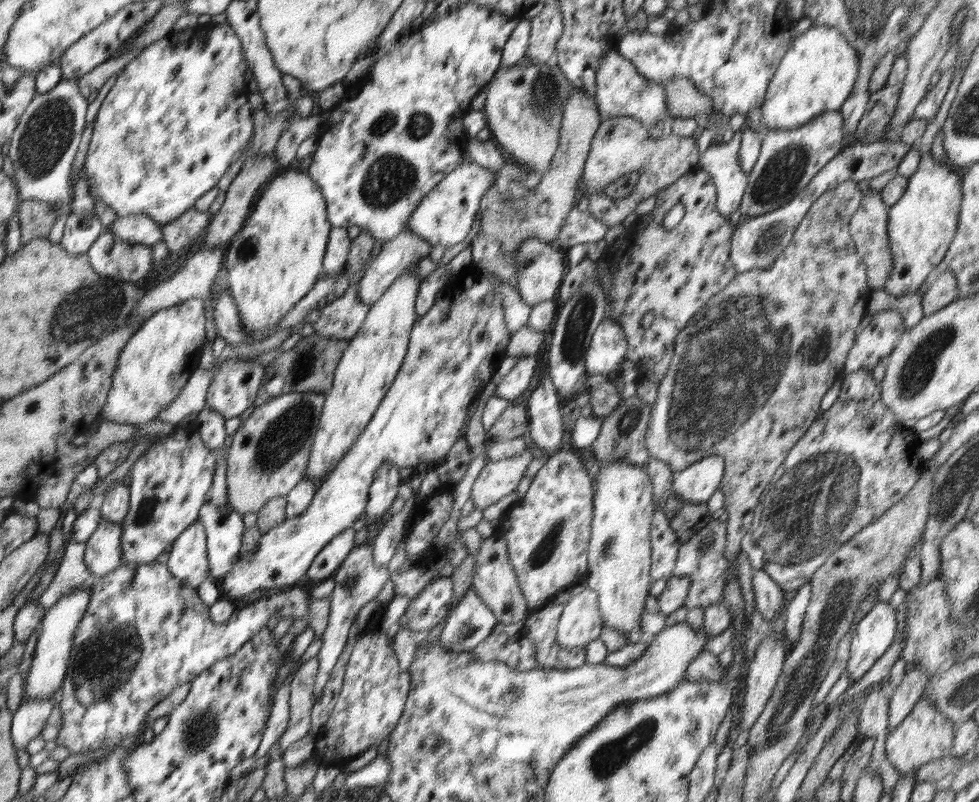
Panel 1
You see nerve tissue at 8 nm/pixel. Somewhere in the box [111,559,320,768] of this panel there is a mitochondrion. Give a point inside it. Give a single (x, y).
(200, 729)

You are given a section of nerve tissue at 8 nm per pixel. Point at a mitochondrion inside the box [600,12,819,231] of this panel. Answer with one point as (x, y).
(781, 176)

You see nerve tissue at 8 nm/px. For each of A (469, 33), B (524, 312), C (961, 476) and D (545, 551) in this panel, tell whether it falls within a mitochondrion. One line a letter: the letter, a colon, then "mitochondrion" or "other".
A: other
B: other
C: mitochondrion
D: mitochondrion

